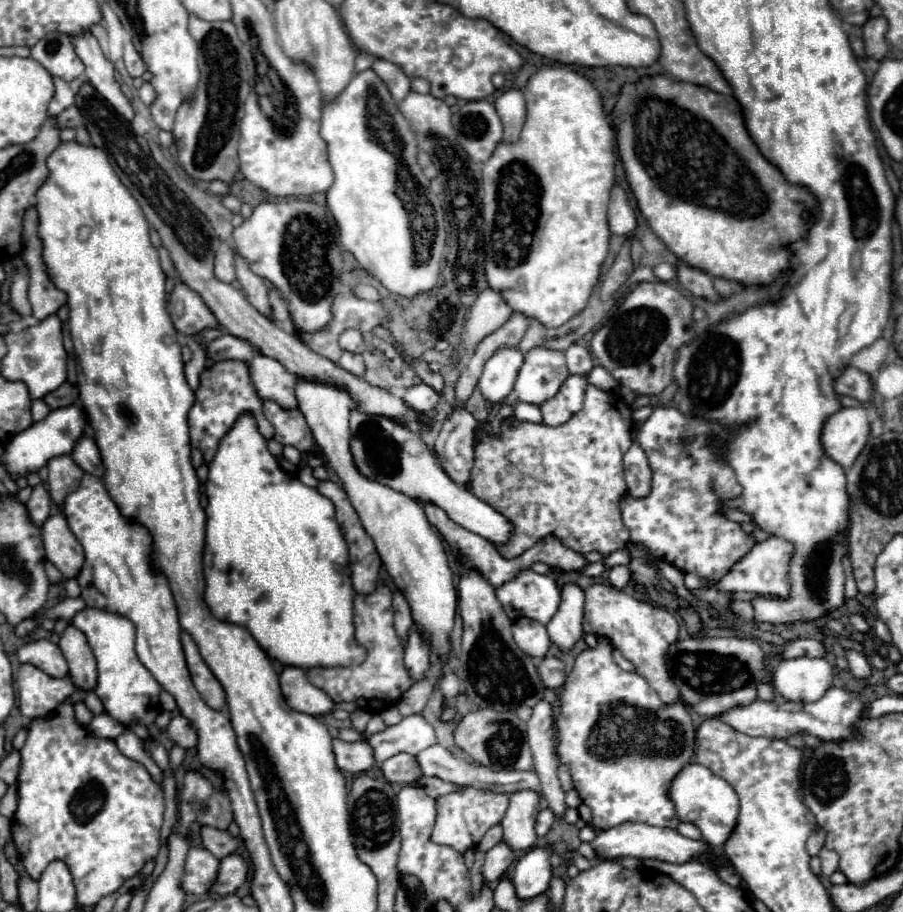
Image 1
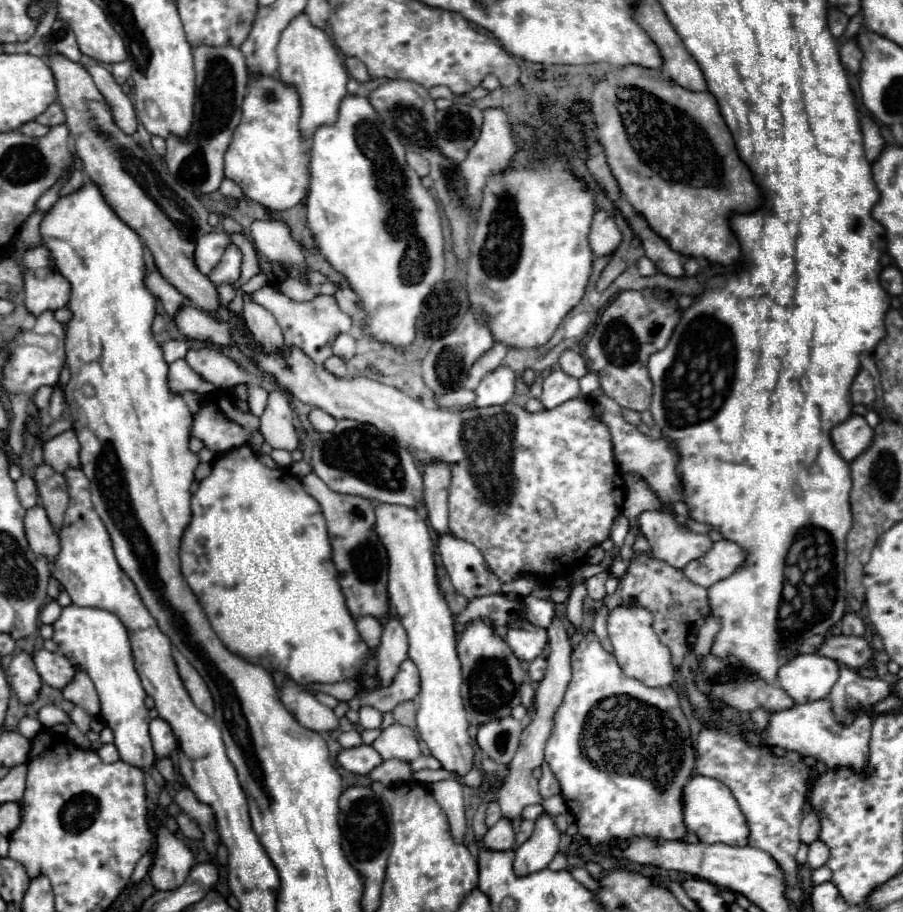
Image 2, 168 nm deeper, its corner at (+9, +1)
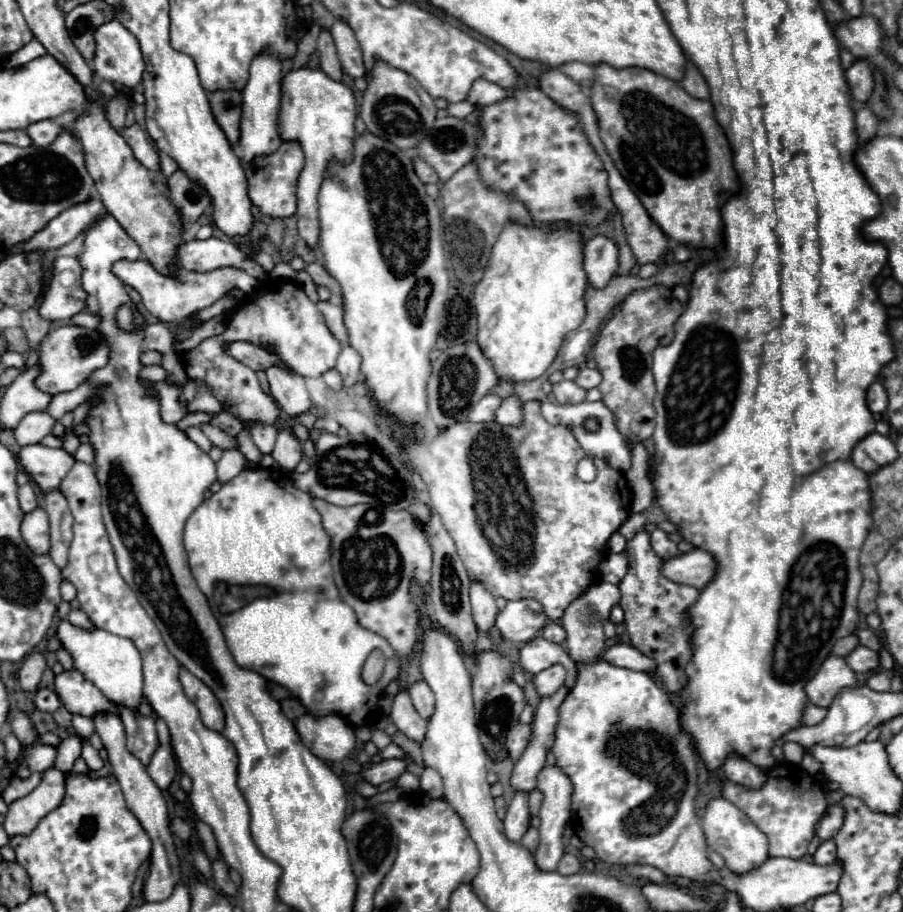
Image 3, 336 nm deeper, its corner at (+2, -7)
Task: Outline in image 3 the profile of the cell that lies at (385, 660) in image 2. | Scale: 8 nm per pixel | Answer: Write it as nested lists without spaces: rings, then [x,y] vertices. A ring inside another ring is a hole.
[[[407,690],[399,692],[393,700],[393,710],[391,710],[391,720],[393,724],[399,728],[399,732],[403,732],[409,740],[413,742],[419,742],[425,738],[425,728],[427,728],[427,720],[423,720],[413,704],[411,704],[411,698],[407,694]]]

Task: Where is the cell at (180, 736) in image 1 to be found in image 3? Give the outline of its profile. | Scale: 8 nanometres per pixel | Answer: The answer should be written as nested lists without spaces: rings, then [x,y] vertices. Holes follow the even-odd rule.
[[[157,718],[155,726],[157,726],[157,736],[159,736],[161,744],[151,758],[147,772],[149,772],[151,780],[157,784],[157,788],[167,790],[167,786],[173,782],[177,764],[175,764],[175,756],[173,756],[173,750],[171,750],[171,738],[169,738],[167,724],[161,718]]]

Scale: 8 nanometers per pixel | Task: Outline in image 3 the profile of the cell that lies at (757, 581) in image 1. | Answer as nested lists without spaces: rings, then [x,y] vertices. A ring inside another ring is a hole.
[[[693,548],[685,554],[663,560],[661,572],[665,578],[669,578],[677,584],[695,586],[701,590],[715,576],[715,560],[711,554],[707,554],[699,548]]]

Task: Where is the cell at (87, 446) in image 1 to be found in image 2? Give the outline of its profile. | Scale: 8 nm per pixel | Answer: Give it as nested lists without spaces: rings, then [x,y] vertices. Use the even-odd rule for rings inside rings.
[[[66,430],[52,440],[44,442],[44,462],[56,472],[66,472],[70,468],[80,468],[80,444],[74,430]]]

